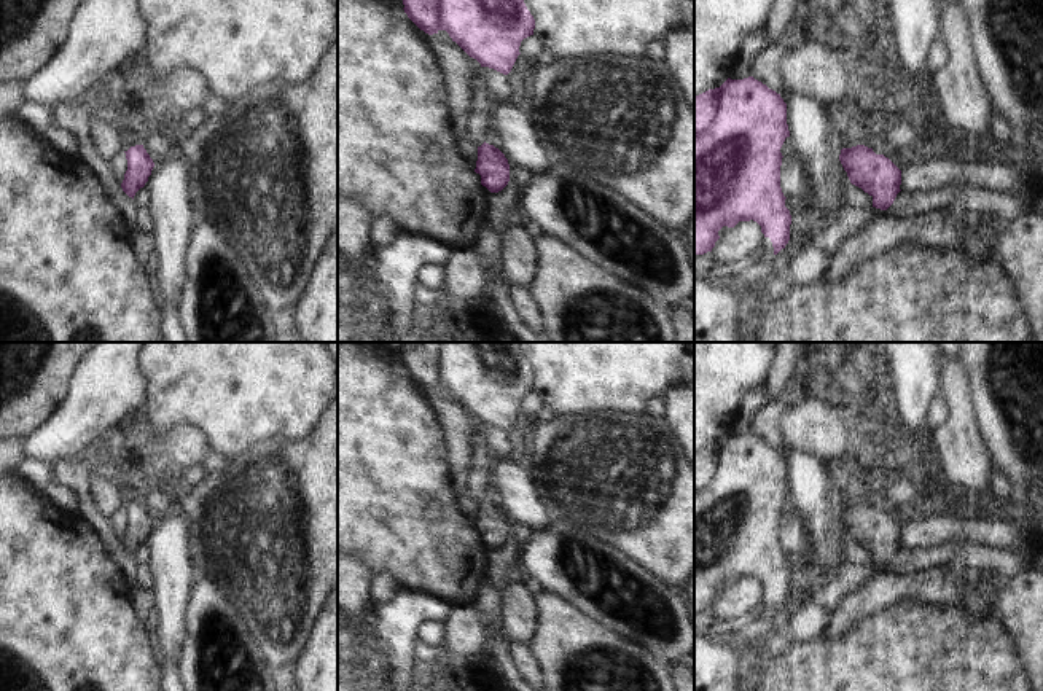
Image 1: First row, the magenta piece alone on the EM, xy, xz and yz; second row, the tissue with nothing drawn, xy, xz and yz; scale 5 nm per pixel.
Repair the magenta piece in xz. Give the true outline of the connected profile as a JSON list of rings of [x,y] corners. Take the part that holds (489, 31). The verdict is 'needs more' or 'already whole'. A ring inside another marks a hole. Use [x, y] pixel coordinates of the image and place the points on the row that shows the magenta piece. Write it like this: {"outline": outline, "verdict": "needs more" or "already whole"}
{"outline": [[[403,0],[408,18],[425,33],[446,30],[481,67],[508,75],[535,19],[524,0]]], "verdict": "already whole"}

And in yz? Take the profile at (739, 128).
{"outline": [[[753,76],[728,78],[720,88],[694,97],[694,256],[712,252],[723,226],[734,228],[739,221],[756,221],[769,237],[777,255],[790,240],[791,215],[785,207],[780,188],[780,148],[790,137],[787,103],[775,91]]], "verdict": "already whole"}

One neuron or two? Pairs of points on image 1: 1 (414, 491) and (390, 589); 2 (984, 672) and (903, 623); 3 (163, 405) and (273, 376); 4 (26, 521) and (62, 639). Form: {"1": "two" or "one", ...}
{"1": "two", "2": "one", "3": "one", "4": "one"}

